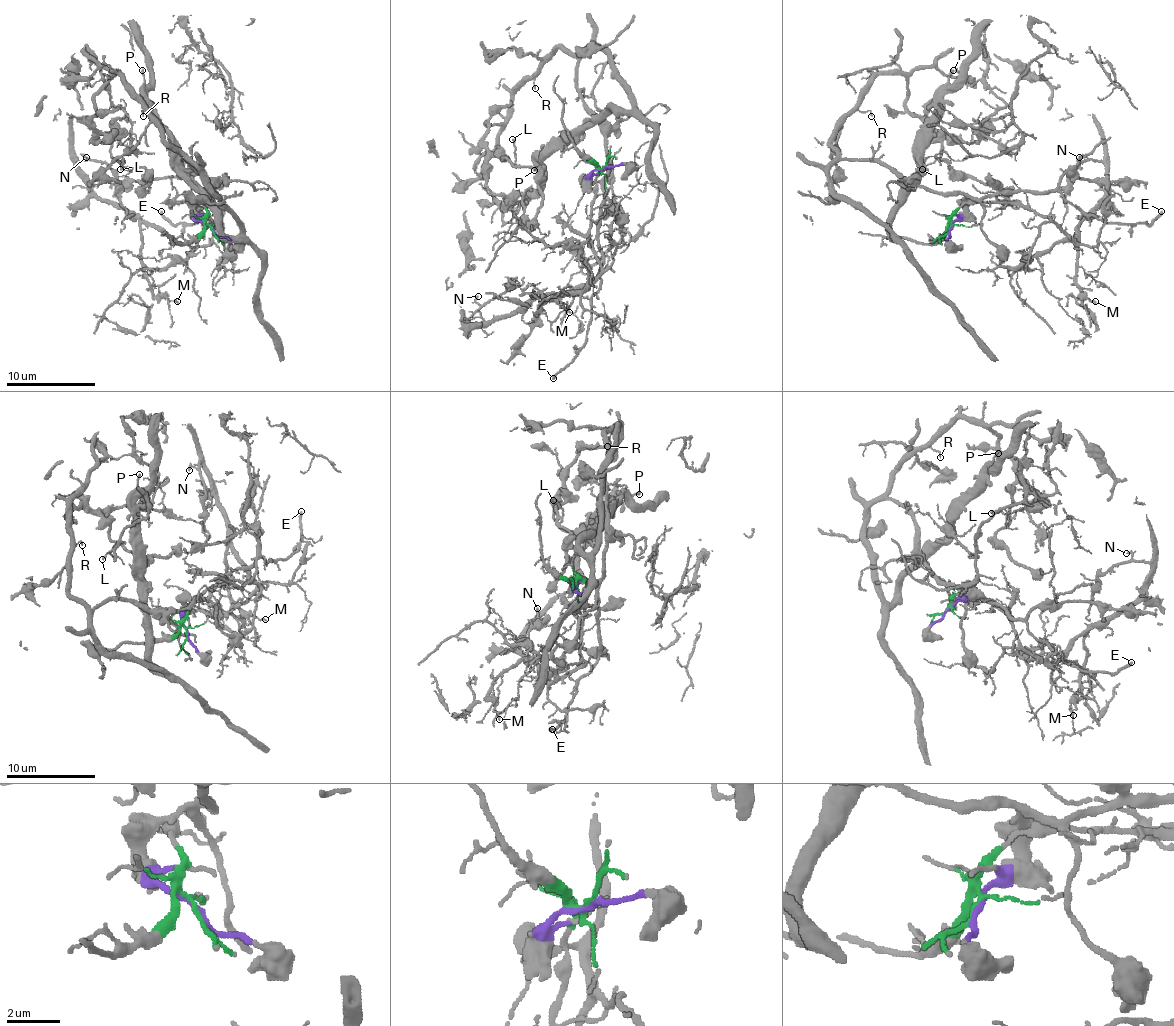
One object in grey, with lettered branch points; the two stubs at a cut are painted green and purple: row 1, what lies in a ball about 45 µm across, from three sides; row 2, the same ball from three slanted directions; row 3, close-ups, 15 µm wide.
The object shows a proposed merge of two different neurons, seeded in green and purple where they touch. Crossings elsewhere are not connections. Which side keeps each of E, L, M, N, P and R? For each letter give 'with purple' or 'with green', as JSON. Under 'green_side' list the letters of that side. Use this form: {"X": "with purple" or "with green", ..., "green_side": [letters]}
{"E": "with purple", "L": "with purple", "M": "with green", "N": "with green", "P": "with purple", "R": "with purple", "green_side": ["M", "N"]}

